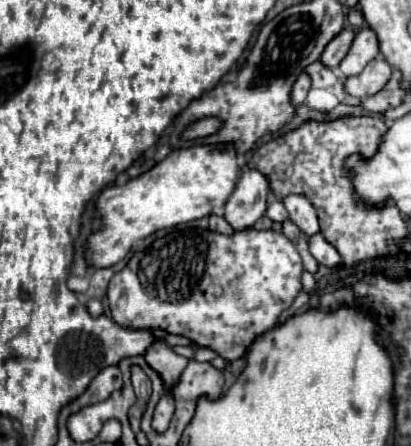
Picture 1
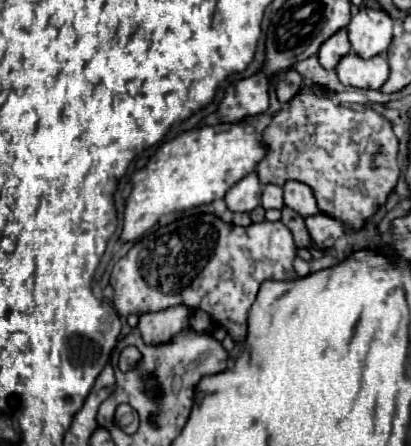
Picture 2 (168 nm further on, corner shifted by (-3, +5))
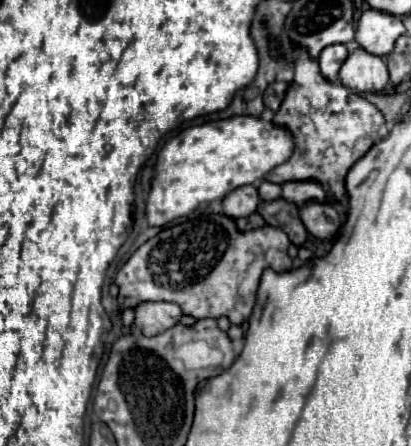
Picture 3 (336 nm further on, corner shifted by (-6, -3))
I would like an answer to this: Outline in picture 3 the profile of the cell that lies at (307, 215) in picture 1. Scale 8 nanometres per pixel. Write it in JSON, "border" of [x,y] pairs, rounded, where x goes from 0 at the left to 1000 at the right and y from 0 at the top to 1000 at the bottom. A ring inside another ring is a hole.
{"border":[[[713,404],[684,417],[689,422],[689,444],[698,453],[713,453],[723,462],[737,462],[752,448],[791,448],[791,430],[786,417],[771,404]]]}

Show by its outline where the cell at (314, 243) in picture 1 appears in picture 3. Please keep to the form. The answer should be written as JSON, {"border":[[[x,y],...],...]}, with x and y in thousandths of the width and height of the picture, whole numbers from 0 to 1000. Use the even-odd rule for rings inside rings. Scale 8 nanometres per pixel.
{"border":[[[747,453],[727,462],[727,484],[742,511],[781,538],[810,538],[830,507],[825,480],[800,453]]]}

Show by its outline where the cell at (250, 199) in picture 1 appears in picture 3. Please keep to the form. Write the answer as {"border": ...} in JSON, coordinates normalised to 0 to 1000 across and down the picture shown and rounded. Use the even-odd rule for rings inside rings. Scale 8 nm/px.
{"border":[[[591,417],[591,422],[577,422],[572,430],[557,430],[543,444],[543,475],[562,489],[586,489],[586,484],[606,484],[611,475],[620,475],[625,457],[630,457],[625,422]]]}

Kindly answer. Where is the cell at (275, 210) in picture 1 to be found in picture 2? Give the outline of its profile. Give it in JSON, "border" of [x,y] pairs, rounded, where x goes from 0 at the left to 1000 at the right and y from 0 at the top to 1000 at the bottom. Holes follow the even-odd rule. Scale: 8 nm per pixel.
{"border":[[[647,413],[642,426],[637,426],[637,462],[642,462],[647,471],[657,471],[657,466],[681,471],[681,466],[691,462],[686,422],[681,422],[681,417],[662,417],[662,413]]]}

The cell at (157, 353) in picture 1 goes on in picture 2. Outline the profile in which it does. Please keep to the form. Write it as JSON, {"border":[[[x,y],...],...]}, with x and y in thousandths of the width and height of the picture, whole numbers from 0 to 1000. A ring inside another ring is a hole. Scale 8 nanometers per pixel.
{"border":[[[423,686],[375,704],[345,704],[336,740],[345,749],[345,762],[360,776],[409,771],[428,758],[428,749],[453,744],[462,735],[457,709],[462,709],[462,695],[448,686]]]}

